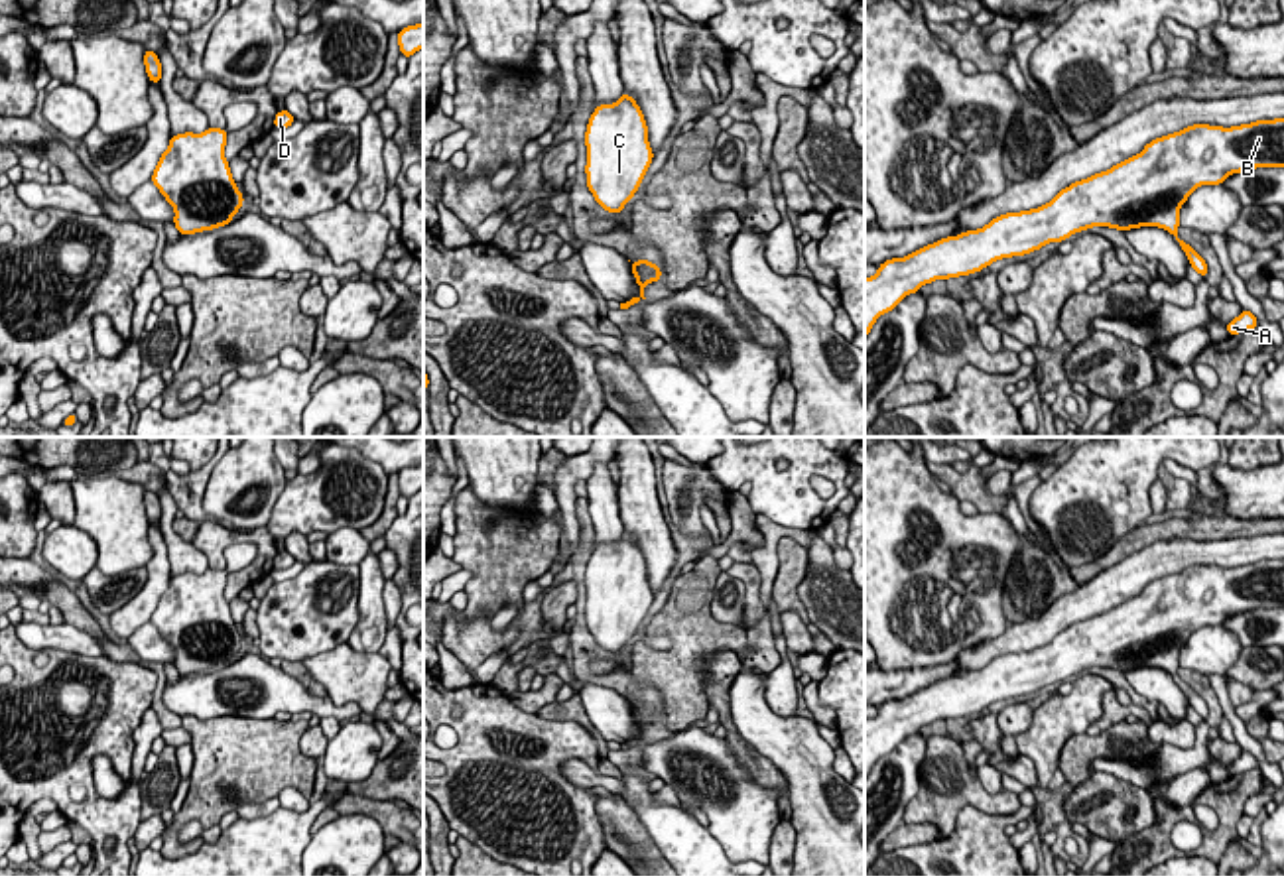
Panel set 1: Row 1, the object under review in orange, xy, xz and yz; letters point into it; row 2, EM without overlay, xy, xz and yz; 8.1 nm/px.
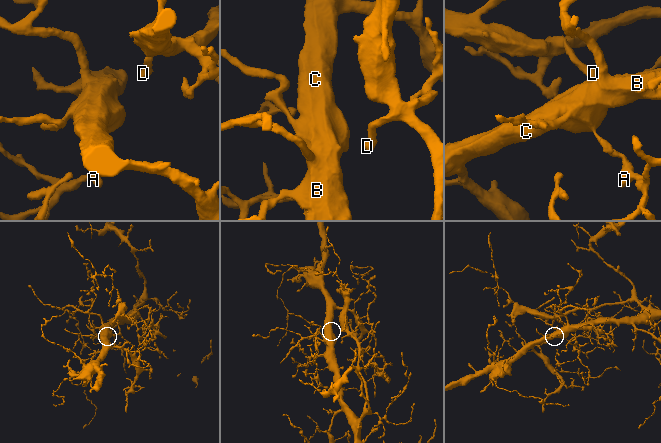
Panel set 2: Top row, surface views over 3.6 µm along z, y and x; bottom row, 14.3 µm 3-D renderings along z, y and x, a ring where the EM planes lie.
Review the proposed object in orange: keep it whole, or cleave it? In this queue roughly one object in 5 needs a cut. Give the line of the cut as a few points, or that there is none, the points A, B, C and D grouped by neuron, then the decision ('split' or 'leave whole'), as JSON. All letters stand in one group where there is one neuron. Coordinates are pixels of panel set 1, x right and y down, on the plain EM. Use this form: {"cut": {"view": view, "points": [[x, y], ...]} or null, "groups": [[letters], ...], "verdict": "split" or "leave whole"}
{"cut": null, "groups": [["A", "B", "C", "D"]], "verdict": "leave whole"}

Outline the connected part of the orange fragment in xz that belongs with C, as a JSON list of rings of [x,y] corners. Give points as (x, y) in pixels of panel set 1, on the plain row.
[[[622,533],[612,545],[599,545],[585,573],[587,630],[599,648],[618,656],[638,632],[654,593],[636,541]]]

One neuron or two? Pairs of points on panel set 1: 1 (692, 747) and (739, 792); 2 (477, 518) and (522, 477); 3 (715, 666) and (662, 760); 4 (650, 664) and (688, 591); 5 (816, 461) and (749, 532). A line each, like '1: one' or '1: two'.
1: one
2: two
3: two
4: one
5: two

